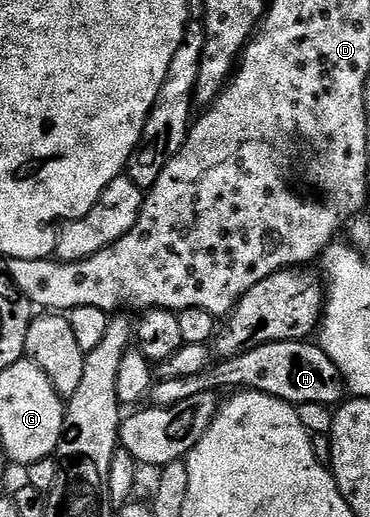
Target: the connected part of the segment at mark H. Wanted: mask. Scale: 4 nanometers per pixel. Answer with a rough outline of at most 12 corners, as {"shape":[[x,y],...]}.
{"shape":[[307,339],[264,343],[200,375],[155,380],[149,404],[245,387],[337,406],[337,360]]}

